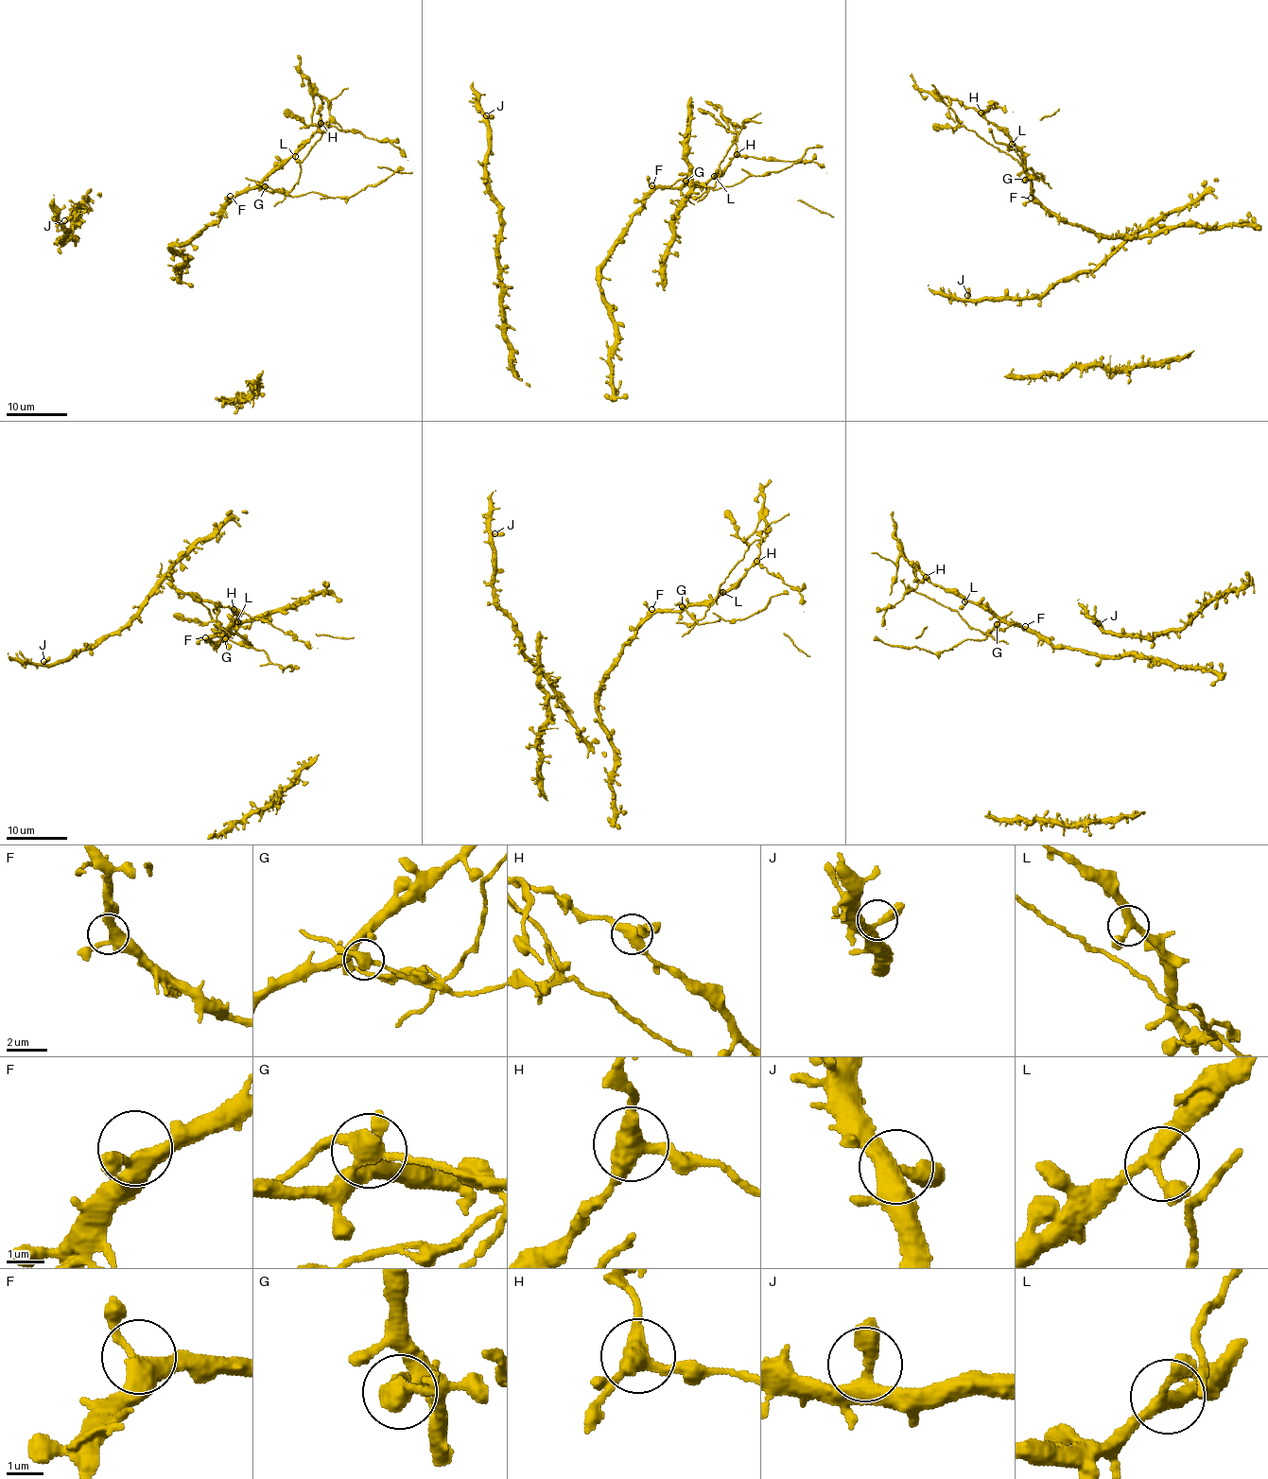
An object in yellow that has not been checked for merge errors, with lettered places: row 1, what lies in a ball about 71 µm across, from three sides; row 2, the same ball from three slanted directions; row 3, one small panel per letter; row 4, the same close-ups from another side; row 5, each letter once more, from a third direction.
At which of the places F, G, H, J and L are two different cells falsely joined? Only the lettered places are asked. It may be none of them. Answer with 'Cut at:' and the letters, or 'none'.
Cut at: G, H

